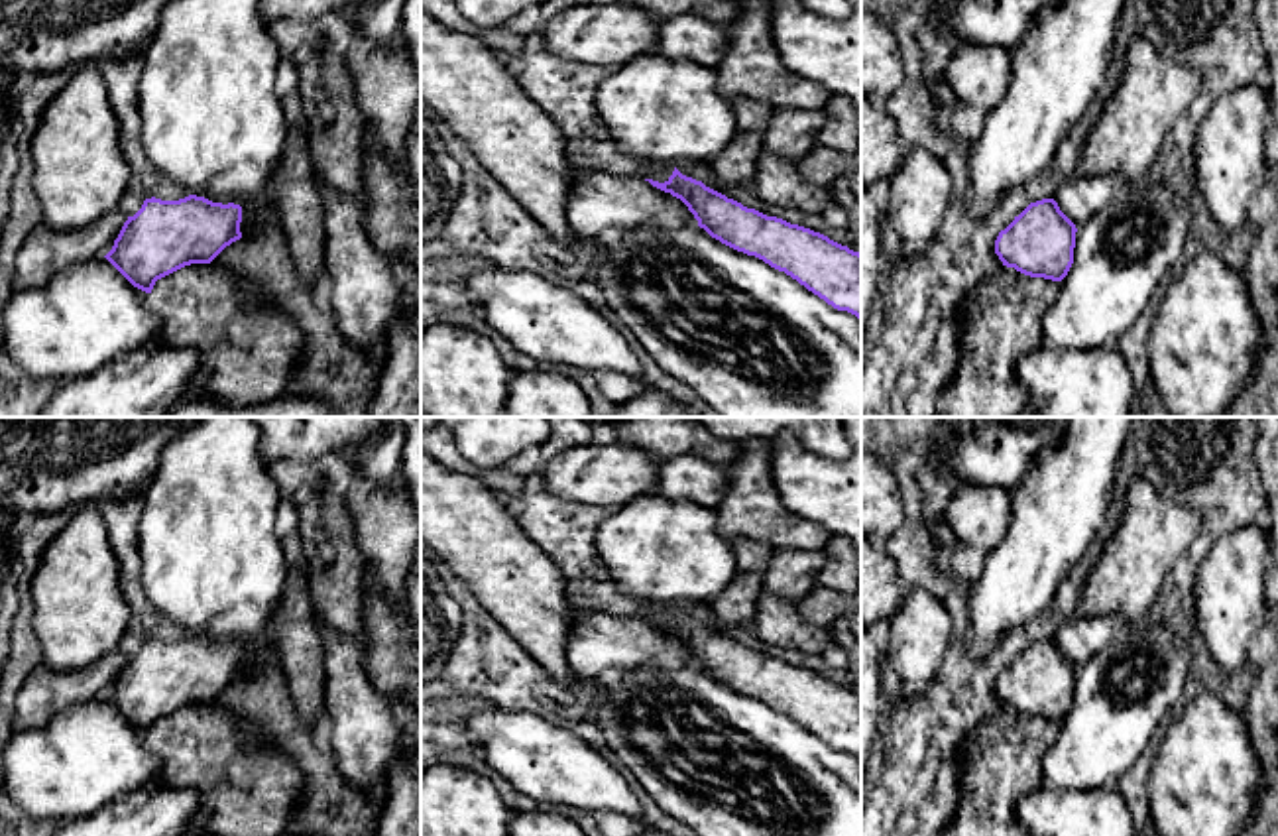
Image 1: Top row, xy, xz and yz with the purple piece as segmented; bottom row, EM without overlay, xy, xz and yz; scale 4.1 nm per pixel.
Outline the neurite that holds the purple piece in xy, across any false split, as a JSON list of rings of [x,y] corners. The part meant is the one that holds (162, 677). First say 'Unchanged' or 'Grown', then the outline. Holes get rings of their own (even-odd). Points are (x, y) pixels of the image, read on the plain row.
Grown. [[[189,635],[179,641],[145,639],[134,657],[112,651],[75,671],[55,671],[39,663],[26,675],[16,694],[14,732],[28,732],[47,724],[63,710],[94,698],[106,698],[134,728],[151,734],[157,720],[191,704],[210,704],[226,687],[242,679],[242,647],[212,643]]]

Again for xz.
Grown. [[[676,608],[665,622],[572,610],[570,669],[596,679],[608,669],[651,663],[704,669],[722,685],[784,712],[838,751],[861,761],[861,694],[810,669],[727,639]]]

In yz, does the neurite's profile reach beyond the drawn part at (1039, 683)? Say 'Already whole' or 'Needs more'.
Needs more

